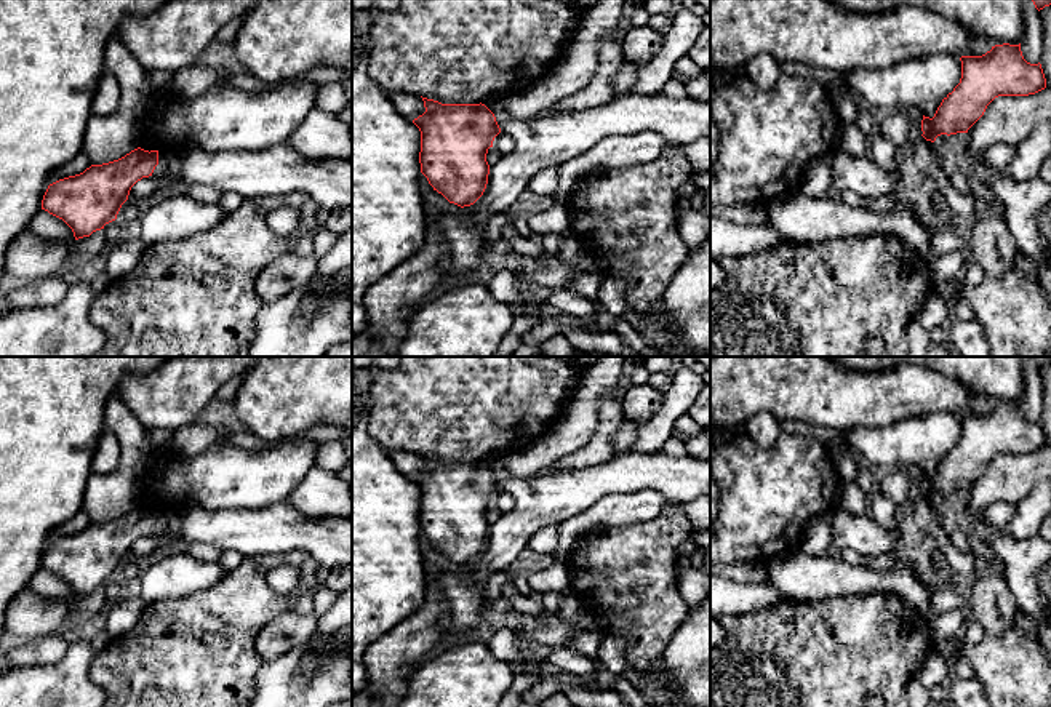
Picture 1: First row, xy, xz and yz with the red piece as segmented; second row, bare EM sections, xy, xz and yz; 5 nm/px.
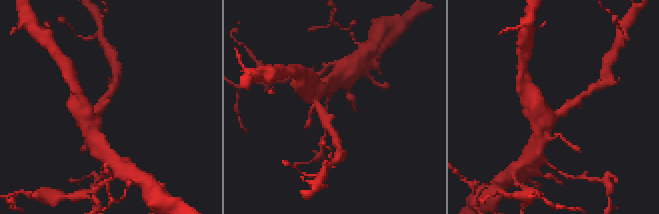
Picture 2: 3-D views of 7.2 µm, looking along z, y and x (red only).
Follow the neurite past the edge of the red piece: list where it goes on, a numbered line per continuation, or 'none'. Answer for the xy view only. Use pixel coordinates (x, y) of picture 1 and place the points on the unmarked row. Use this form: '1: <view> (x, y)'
1: xy (160, 531)

